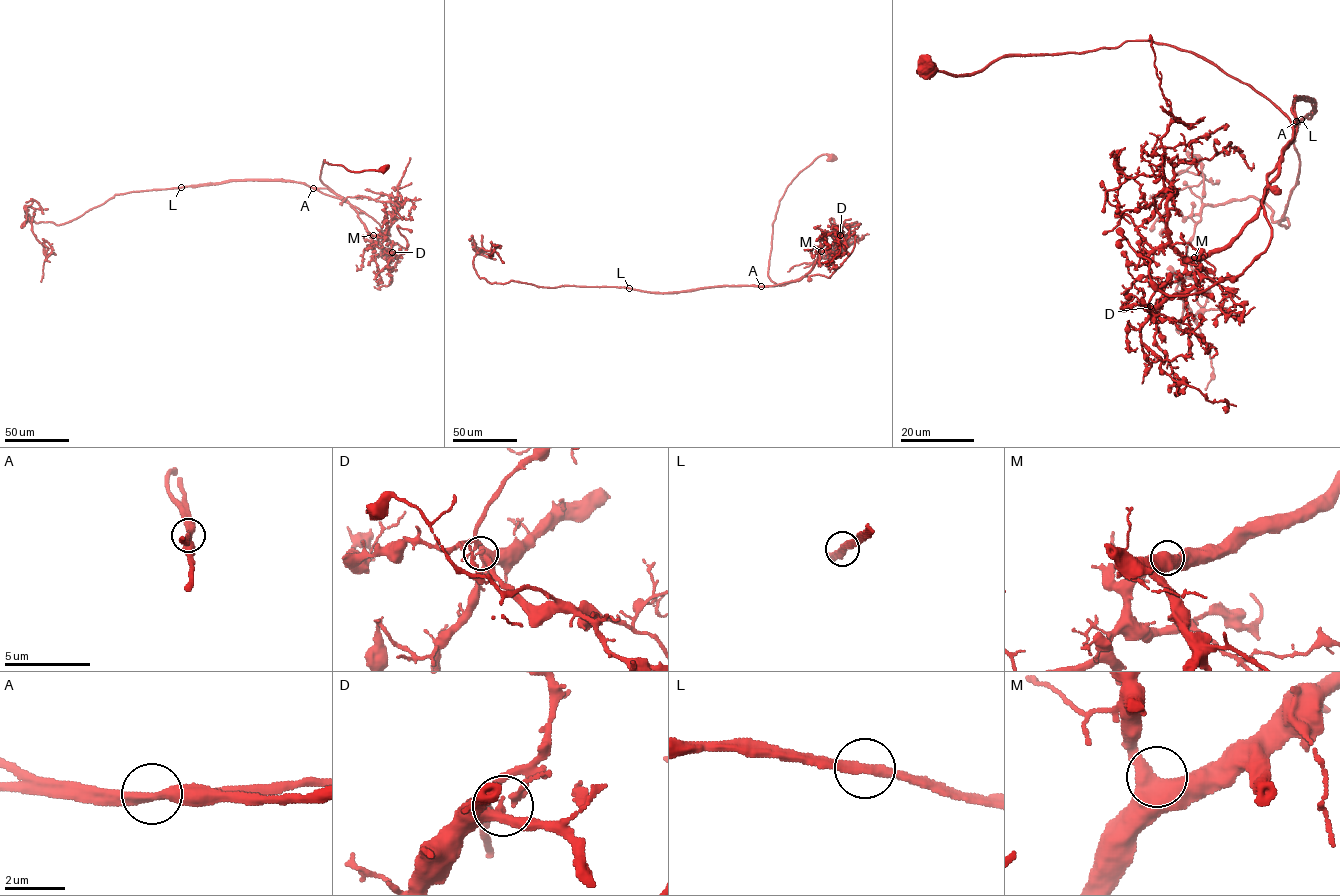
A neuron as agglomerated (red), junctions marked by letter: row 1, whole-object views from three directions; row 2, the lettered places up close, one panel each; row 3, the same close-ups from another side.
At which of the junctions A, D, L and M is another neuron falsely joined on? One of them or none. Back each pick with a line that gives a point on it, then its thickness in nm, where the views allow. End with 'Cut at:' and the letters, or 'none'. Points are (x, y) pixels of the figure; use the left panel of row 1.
A: place (313, 188); calibre 400 nm
Cut at: A

